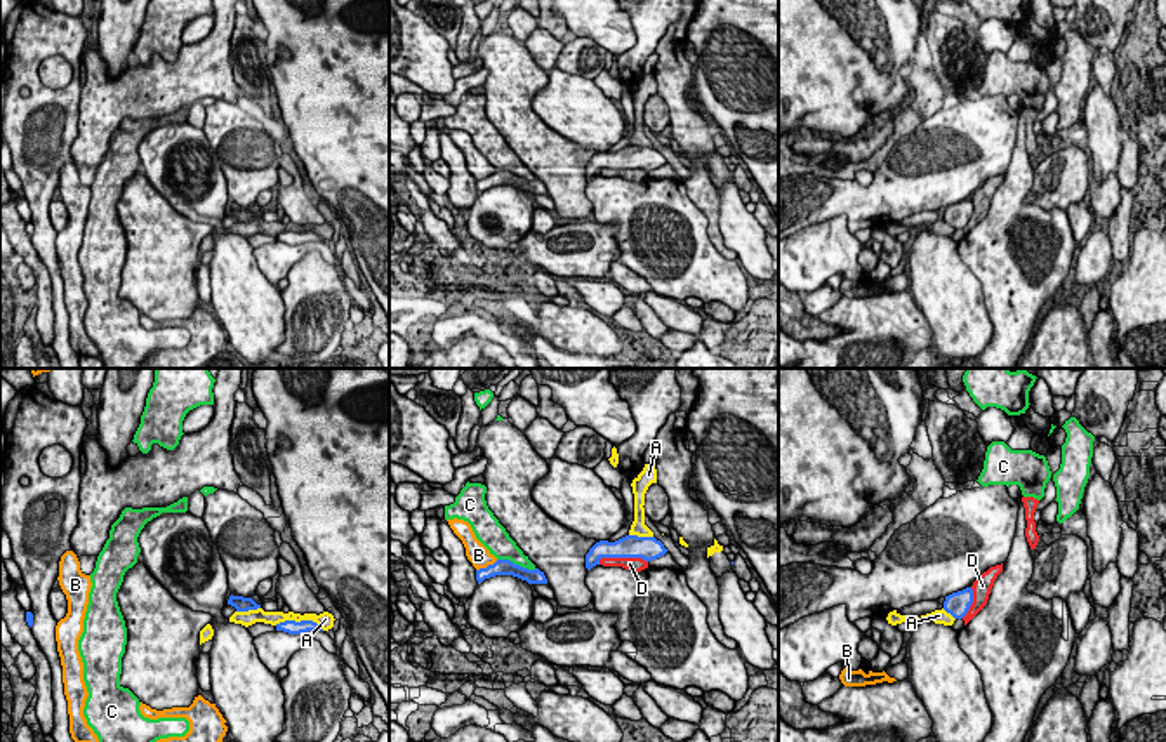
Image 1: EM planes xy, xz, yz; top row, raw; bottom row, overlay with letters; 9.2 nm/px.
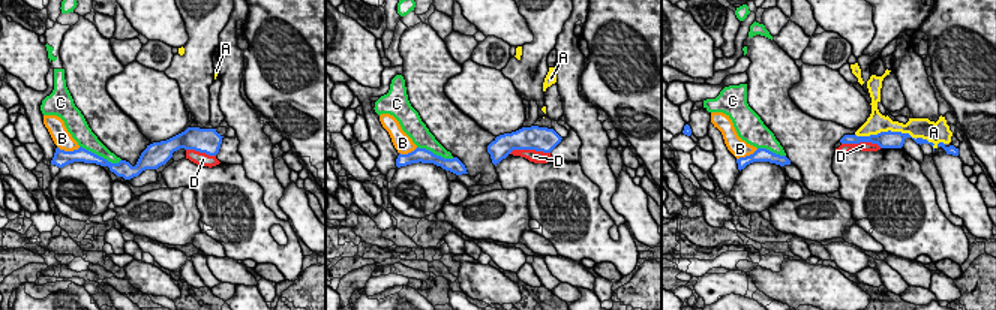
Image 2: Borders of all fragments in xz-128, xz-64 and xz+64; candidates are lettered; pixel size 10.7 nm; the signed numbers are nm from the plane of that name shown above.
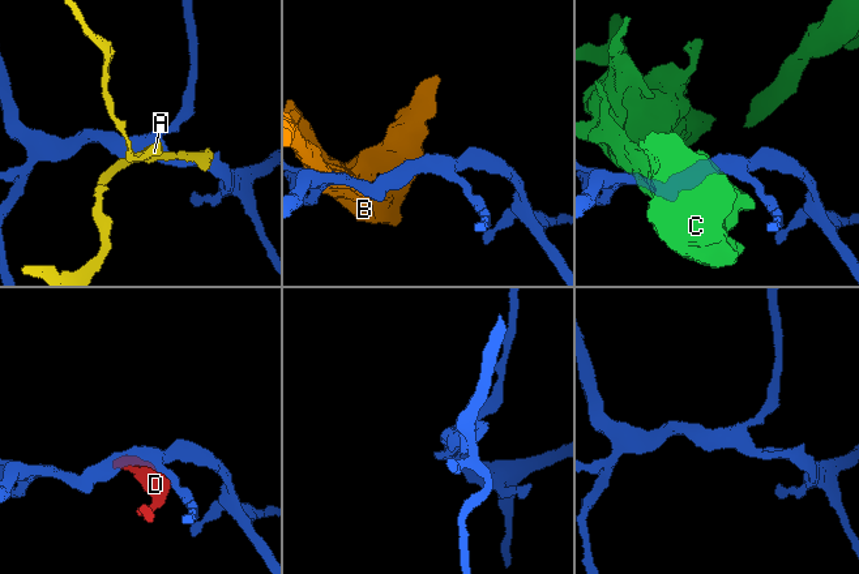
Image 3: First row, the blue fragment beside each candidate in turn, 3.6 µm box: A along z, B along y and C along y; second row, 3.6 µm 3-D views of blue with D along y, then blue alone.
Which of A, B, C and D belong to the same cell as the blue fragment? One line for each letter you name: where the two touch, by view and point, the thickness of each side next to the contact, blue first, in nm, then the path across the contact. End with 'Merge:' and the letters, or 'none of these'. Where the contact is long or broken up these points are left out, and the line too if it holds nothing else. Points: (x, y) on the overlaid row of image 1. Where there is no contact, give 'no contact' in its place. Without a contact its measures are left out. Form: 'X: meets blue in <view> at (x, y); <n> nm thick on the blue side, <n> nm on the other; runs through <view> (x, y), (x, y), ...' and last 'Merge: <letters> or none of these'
Merge: none of these

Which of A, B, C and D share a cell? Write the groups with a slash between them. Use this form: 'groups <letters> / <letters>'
groups A / B / C / D

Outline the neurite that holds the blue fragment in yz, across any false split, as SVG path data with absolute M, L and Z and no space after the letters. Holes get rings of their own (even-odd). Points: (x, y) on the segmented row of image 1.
M966 587L963 591L945 596L944 610L954 619L963 619L973 603L973 589Z

